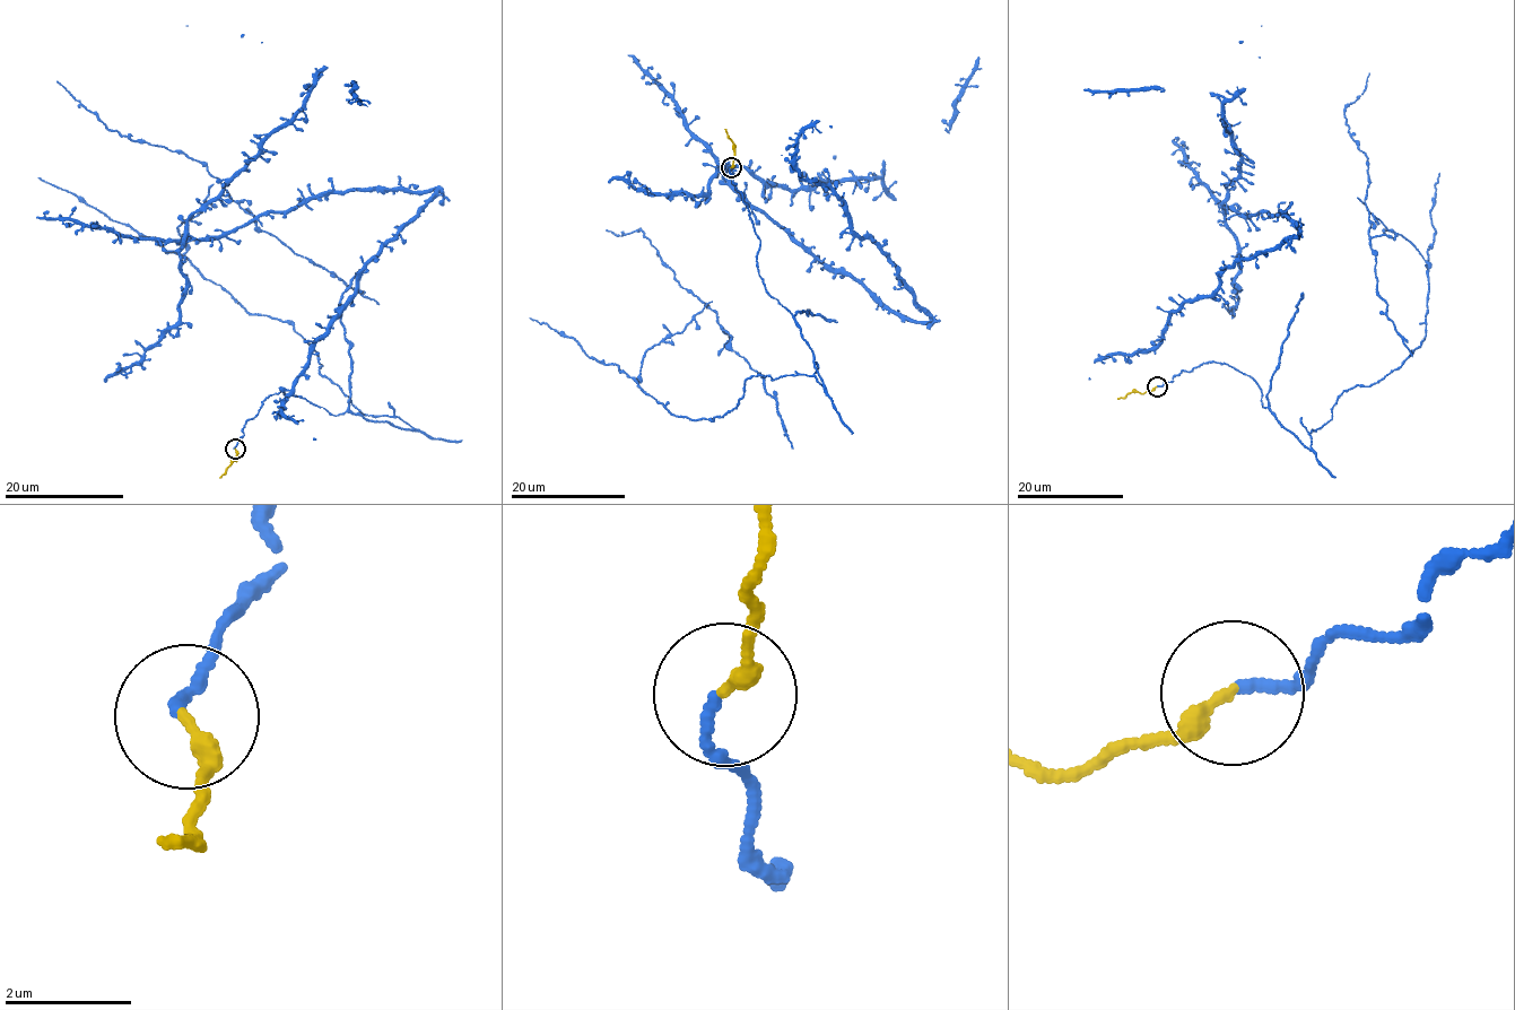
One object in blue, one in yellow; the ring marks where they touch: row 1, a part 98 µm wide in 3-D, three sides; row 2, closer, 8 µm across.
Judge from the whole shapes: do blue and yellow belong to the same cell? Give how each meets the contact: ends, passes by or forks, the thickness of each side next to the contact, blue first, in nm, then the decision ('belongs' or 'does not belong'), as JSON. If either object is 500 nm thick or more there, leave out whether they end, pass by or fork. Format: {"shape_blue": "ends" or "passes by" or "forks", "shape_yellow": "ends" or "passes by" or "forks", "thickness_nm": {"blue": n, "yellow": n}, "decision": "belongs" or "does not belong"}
{"shape_blue": "ends", "shape_yellow": "ends", "thickness_nm": {"blue": 140, "yellow": 260}, "decision": "belongs"}

